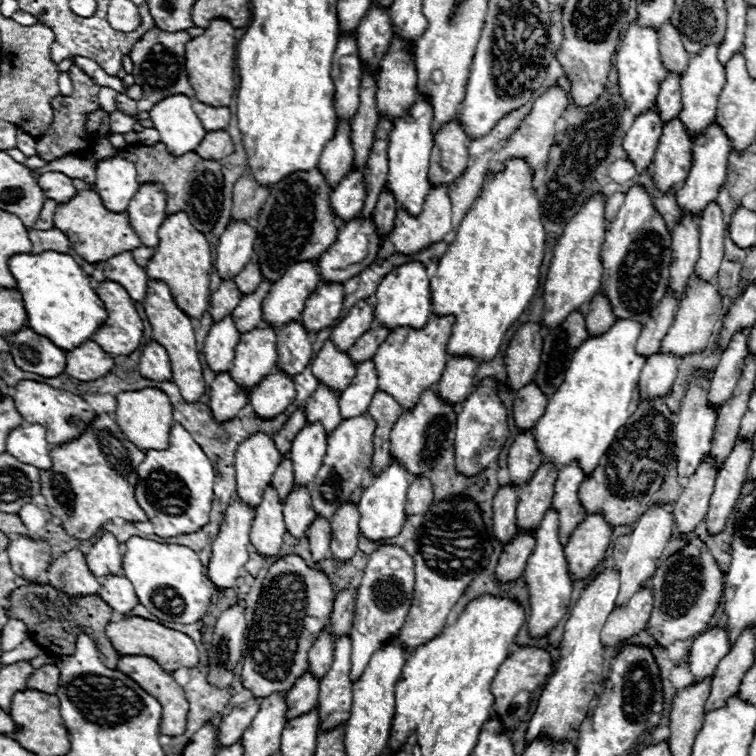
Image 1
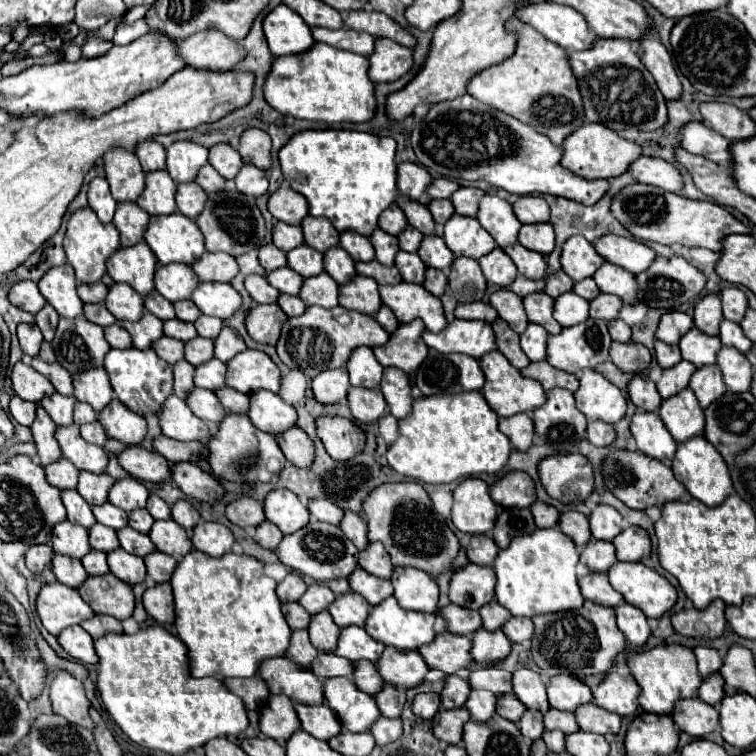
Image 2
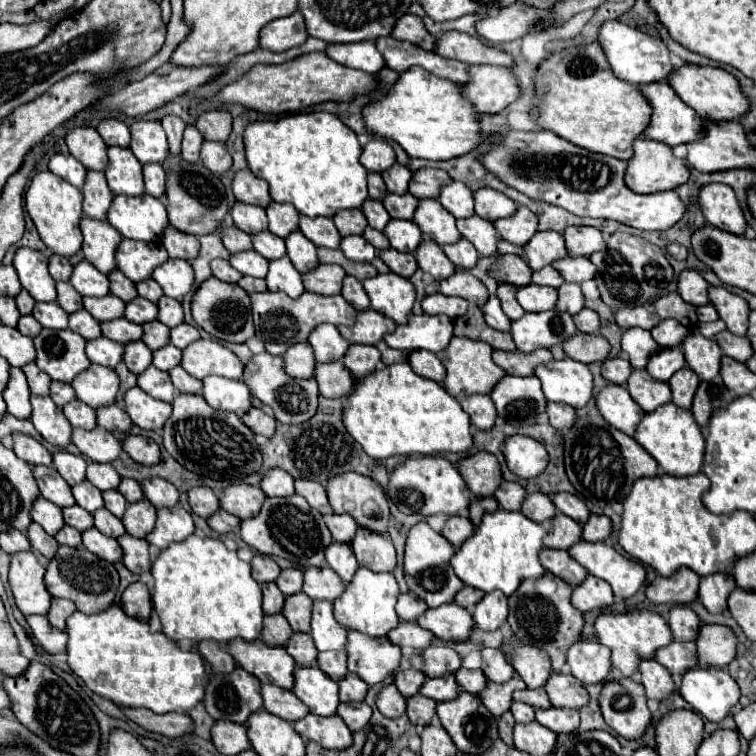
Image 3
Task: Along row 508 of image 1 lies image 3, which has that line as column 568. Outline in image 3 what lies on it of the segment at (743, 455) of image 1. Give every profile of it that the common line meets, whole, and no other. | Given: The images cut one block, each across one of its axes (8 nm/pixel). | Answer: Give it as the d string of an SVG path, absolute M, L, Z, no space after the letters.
M536 708L536 722L556 734L570 734L578 728L580 716L576 710L570 708Z

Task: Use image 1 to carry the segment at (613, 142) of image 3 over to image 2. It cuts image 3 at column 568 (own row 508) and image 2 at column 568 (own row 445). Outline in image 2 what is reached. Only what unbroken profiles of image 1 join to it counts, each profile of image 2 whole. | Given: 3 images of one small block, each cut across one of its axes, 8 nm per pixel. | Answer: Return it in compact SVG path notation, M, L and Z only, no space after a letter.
M516 18L506 20L506 30L514 32L518 38L514 54L504 62L474 74L468 82L468 94L484 104L494 106L504 114L514 116L528 126L538 124L534 126L534 130L546 134L550 142L560 146L562 140L582 124L584 116L578 84L568 64L568 54L564 48L546 40L532 26L526 26Z

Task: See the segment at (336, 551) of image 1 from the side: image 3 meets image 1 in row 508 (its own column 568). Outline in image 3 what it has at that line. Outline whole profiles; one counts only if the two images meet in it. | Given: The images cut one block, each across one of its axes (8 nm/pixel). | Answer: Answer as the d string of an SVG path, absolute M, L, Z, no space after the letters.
M576 332L574 338L568 338L566 342L562 342L562 350L568 358L576 362L592 364L592 362L602 362L608 358L610 344L600 334Z

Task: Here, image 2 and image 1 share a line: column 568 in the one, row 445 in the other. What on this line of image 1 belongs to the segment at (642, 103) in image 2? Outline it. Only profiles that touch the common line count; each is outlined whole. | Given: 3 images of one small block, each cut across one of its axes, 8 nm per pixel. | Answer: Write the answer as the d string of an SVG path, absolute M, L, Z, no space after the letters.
M22 380L16 386L14 402L16 402L16 410L22 414L22 418L26 422L40 424L46 428L48 442L54 446L60 446L60 444L66 444L74 438L78 438L80 434L86 432L86 428L96 418L96 412L92 410L92 406L86 400L82 400L82 396L78 396L74 392L58 390L58 388L52 388L48 384L34 382L34 380Z

